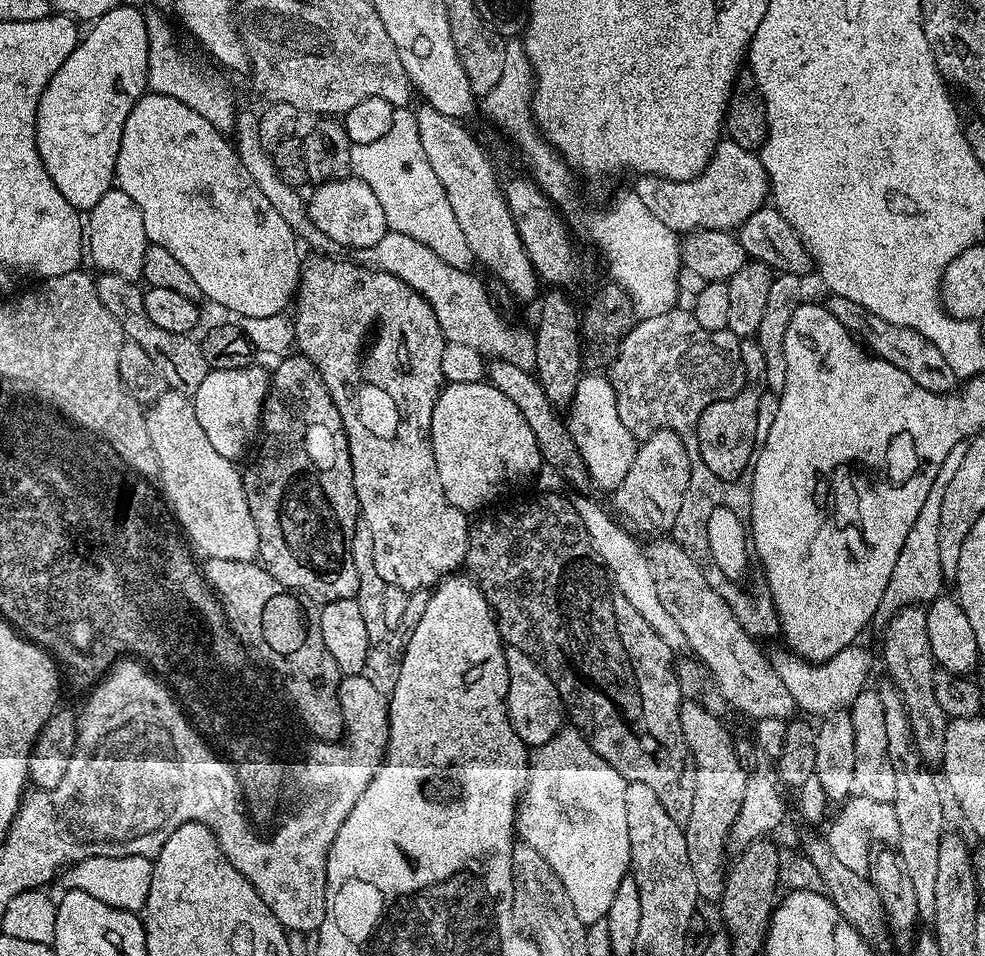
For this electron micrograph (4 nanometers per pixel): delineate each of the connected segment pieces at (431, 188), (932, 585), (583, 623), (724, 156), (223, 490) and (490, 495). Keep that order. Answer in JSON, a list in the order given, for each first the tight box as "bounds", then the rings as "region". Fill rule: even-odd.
[{"bounds":[350,107,473,270],"region":[[[411,107],[394,108],[394,122],[390,122],[390,130],[382,134],[382,138],[353,144],[350,162],[351,175],[374,190],[391,231],[406,234],[414,238],[414,242],[422,242],[422,246],[430,246],[430,250],[434,250],[442,262],[450,262],[450,266],[465,270],[473,267],[470,242],[462,235],[458,218],[454,218],[454,210],[450,207],[450,198],[446,198],[438,174],[434,174],[426,159],[426,150],[422,150],[416,114]]]},{"bounds":[876,443,965,625],"region":[[[961,443],[954,446],[950,454],[946,454],[946,462],[942,462],[942,470],[938,470],[938,478],[922,505],[922,510],[918,510],[918,519],[914,522],[914,526],[910,526],[906,542],[902,542],[902,550],[898,554],[898,562],[894,562],[890,582],[886,582],[886,594],[882,594],[882,602],[876,611],[877,625],[887,625],[895,612],[900,612],[903,608],[927,605],[945,591],[946,577],[942,570],[942,562],[938,562],[938,510],[942,510],[942,494],[946,490],[946,482],[954,478],[962,462],[964,450],[965,445]]]},{"bounds":[466,492,696,825],"region":[[[544,492],[533,500],[524,500],[521,504],[512,504],[493,516],[481,515],[480,521],[473,523],[468,529],[468,558],[466,568],[474,577],[474,582],[482,590],[486,602],[492,607],[492,613],[496,615],[496,625],[500,631],[500,639],[508,648],[522,650],[535,664],[539,664],[542,671],[554,682],[558,694],[564,703],[564,711],[567,719],[572,720],[581,736],[587,740],[598,755],[603,758],[618,774],[622,774],[629,782],[642,782],[642,786],[650,786],[654,794],[658,794],[658,802],[674,818],[678,825],[685,825],[690,818],[690,810],[694,810],[694,786],[696,785],[696,767],[694,758],[690,754],[690,746],[686,746],[686,738],[682,734],[682,722],[680,721],[680,705],[682,697],[676,669],[674,667],[674,652],[668,648],[666,642],[658,636],[654,627],[650,626],[642,614],[622,598],[622,590],[612,580],[608,568],[602,562],[598,550],[590,542],[586,534],[586,526],[582,526],[582,518],[578,518],[575,507],[568,504],[560,496],[552,492]]]},{"bounds":[634,138,770,234],"region":[[[727,138],[721,139],[720,143],[716,145],[710,162],[694,178],[667,180],[661,176],[637,175],[635,180],[634,190],[638,194],[638,198],[642,198],[644,205],[650,209],[650,214],[654,214],[654,218],[658,218],[658,222],[670,226],[670,230],[677,234],[695,232],[698,228],[706,230],[739,229],[740,223],[750,214],[754,214],[754,210],[765,207],[770,196],[770,181],[759,155],[750,150],[742,150],[742,146],[738,146],[738,142]]]},{"bounds":[146,390,260,561],"region":[[[165,390],[147,409],[146,430],[150,434],[154,468],[160,471],[158,488],[162,493],[163,503],[172,507],[172,512],[180,523],[179,531],[186,537],[187,543],[197,553],[200,551],[201,557],[209,560],[255,561],[260,551],[258,530],[254,526],[254,518],[250,518],[241,469],[236,469],[237,465],[233,461],[222,458],[222,454],[218,454],[214,446],[210,446],[210,438],[206,438],[206,430],[202,430],[198,423],[191,399],[183,392]]]},{"bounds":[430,382,542,514],"region":[[[489,382],[445,383],[440,390],[438,402],[434,402],[434,412],[430,418],[430,434],[434,462],[438,466],[438,478],[442,482],[442,490],[451,504],[469,514],[484,510],[479,508],[486,507],[491,500],[498,499],[503,492],[518,487],[523,480],[530,479],[540,466],[542,467],[534,430],[530,430],[518,406],[502,390]]]}]

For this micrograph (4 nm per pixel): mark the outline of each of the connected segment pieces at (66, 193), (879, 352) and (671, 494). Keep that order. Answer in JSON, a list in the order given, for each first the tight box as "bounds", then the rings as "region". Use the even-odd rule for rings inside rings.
[{"bounds":[36,2,148,210],"region":[[[122,2],[114,10],[98,17],[89,28],[92,29],[81,35],[80,42],[70,54],[70,58],[66,58],[66,62],[62,62],[62,66],[58,66],[58,70],[54,74],[54,78],[50,78],[46,90],[42,90],[36,111],[36,149],[42,158],[42,166],[46,166],[46,174],[50,174],[54,186],[58,186],[58,190],[62,193],[62,198],[66,198],[66,202],[70,202],[70,206],[74,206],[77,210],[91,210],[94,206],[98,206],[102,194],[106,194],[113,188],[116,178],[118,146],[122,142],[124,123],[126,118],[130,118],[130,110],[134,110],[134,106],[140,101],[148,87],[148,35],[146,34],[144,12],[141,9],[131,8],[128,2]]]},{"bounds":[827,295,957,394],"region":[[[829,295],[827,299],[828,312],[834,314],[834,318],[838,318],[838,322],[842,322],[842,326],[846,326],[848,331],[853,334],[859,333],[858,330],[869,332],[868,340],[872,343],[871,351],[881,360],[888,360],[890,366],[898,366],[898,370],[902,370],[902,374],[910,374],[910,378],[914,378],[914,382],[918,382],[918,386],[941,394],[951,393],[957,387],[957,369],[950,362],[946,362],[946,358],[942,358],[942,350],[935,349],[932,342],[926,342],[926,338],[922,338],[922,334],[918,334],[906,326],[894,326],[890,322],[880,320],[862,306],[858,306],[858,302],[850,302],[850,298]]]},{"bounds":[614,429,690,533],"region":[[[658,429],[639,441],[626,478],[614,489],[616,508],[640,532],[671,533],[690,480],[690,458],[682,438],[672,430]]]}]

